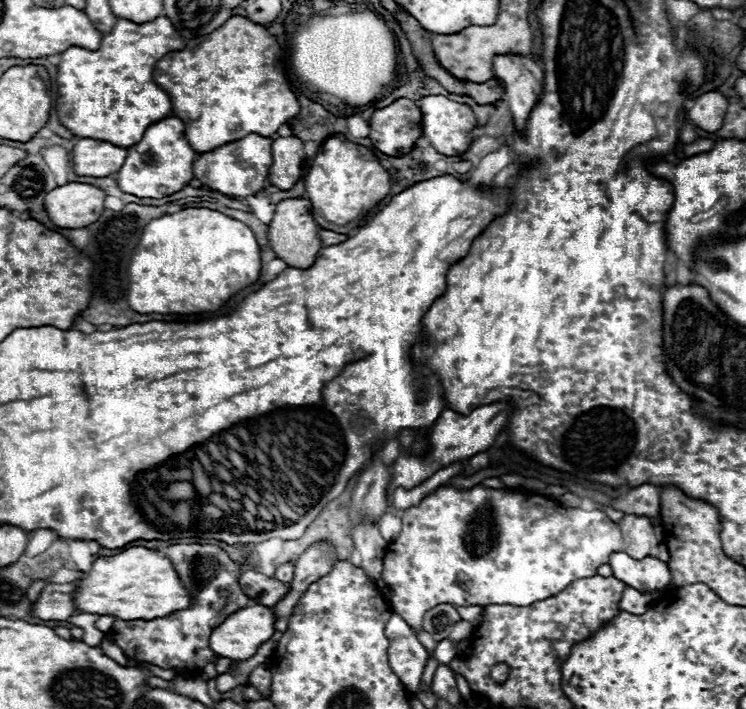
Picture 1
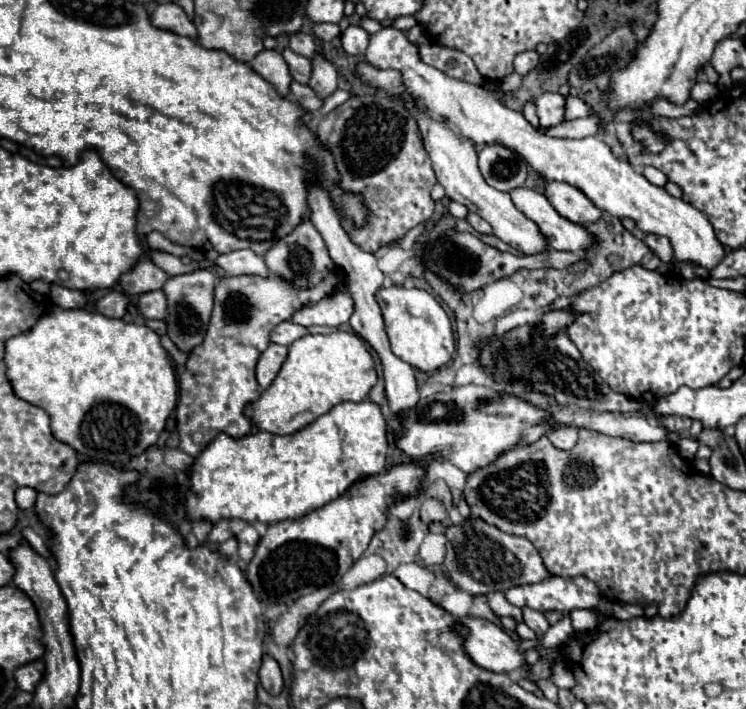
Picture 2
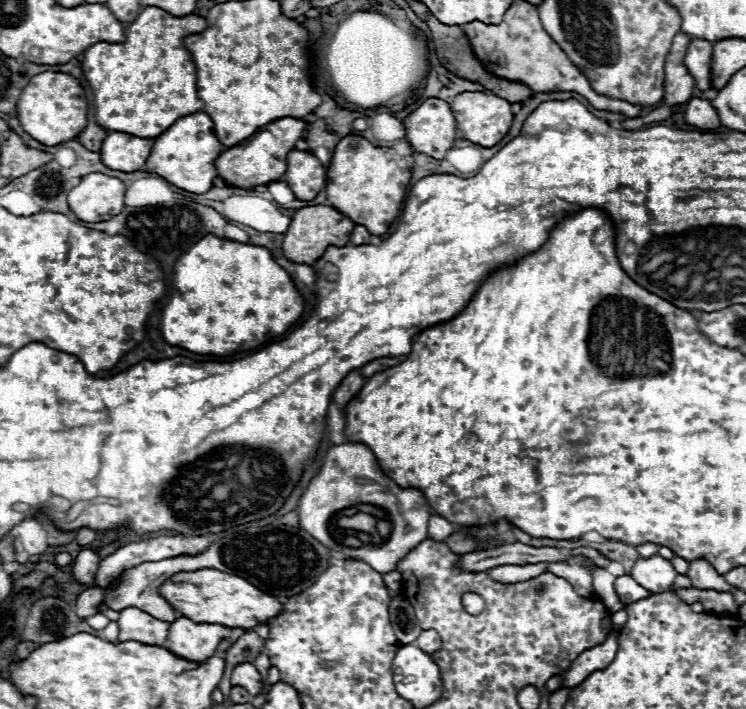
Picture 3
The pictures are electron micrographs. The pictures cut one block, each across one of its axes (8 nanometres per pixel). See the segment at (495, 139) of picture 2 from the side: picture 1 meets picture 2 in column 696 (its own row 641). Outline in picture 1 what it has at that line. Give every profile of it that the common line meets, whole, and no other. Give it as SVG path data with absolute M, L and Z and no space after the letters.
M262 604L246 606L212 630L210 648L214 648L216 654L224 650L222 656L230 660L248 660L276 632L274 622L276 616L272 608Z

